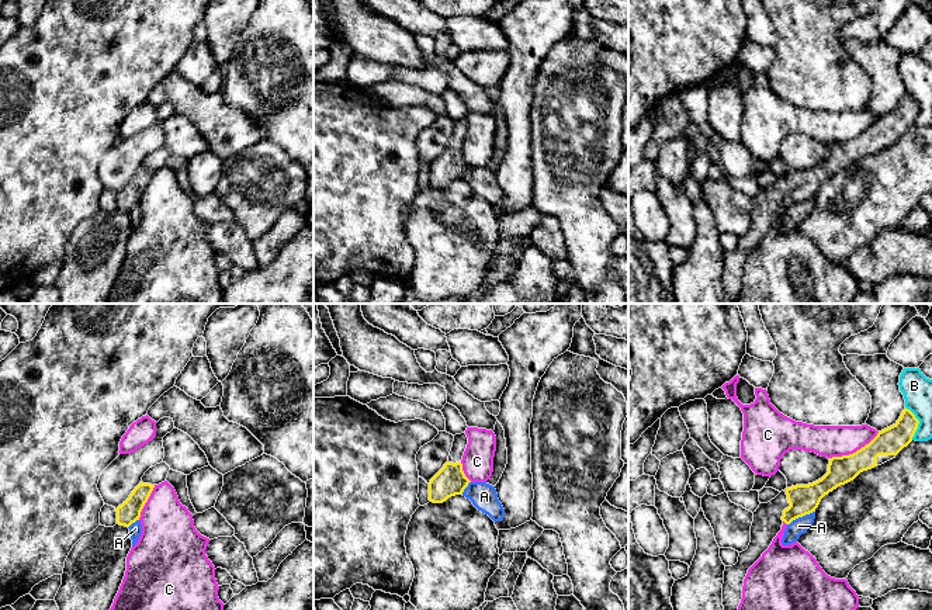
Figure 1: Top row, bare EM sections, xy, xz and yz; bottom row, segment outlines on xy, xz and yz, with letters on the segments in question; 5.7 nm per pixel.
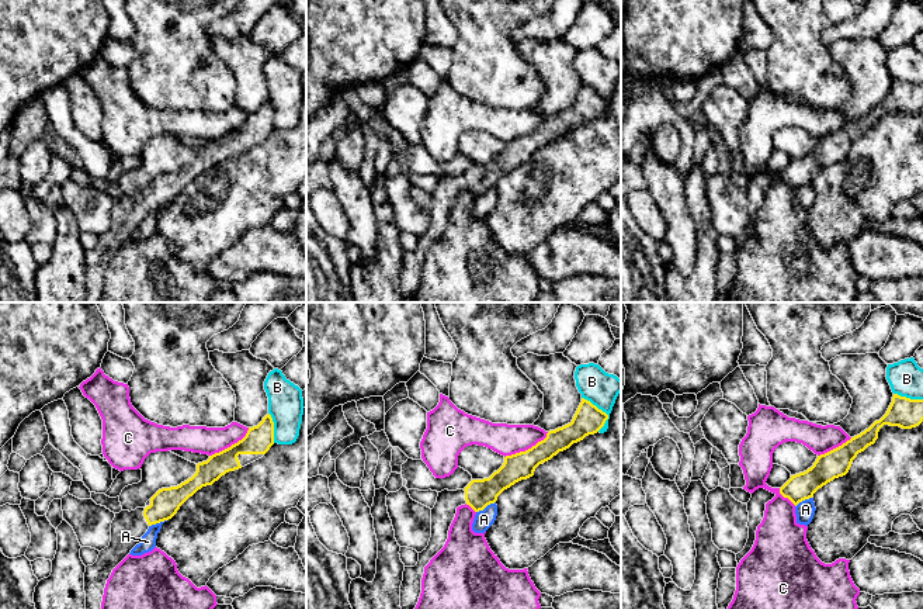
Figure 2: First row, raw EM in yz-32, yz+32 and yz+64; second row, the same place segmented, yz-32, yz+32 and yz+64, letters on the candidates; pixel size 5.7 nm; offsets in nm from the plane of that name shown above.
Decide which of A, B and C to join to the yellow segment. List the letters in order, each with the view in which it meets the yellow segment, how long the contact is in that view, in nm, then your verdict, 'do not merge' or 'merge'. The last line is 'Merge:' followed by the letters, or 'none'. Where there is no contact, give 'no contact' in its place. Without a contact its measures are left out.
A: contact in yz; length 180 nm; do not merge
B: contact in yz; length 200 nm; do not merge
C: contact in yz; length 320 nm; do not merge
Merge: none

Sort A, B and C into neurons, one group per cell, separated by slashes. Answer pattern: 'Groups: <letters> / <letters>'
Groups: A / B / C

